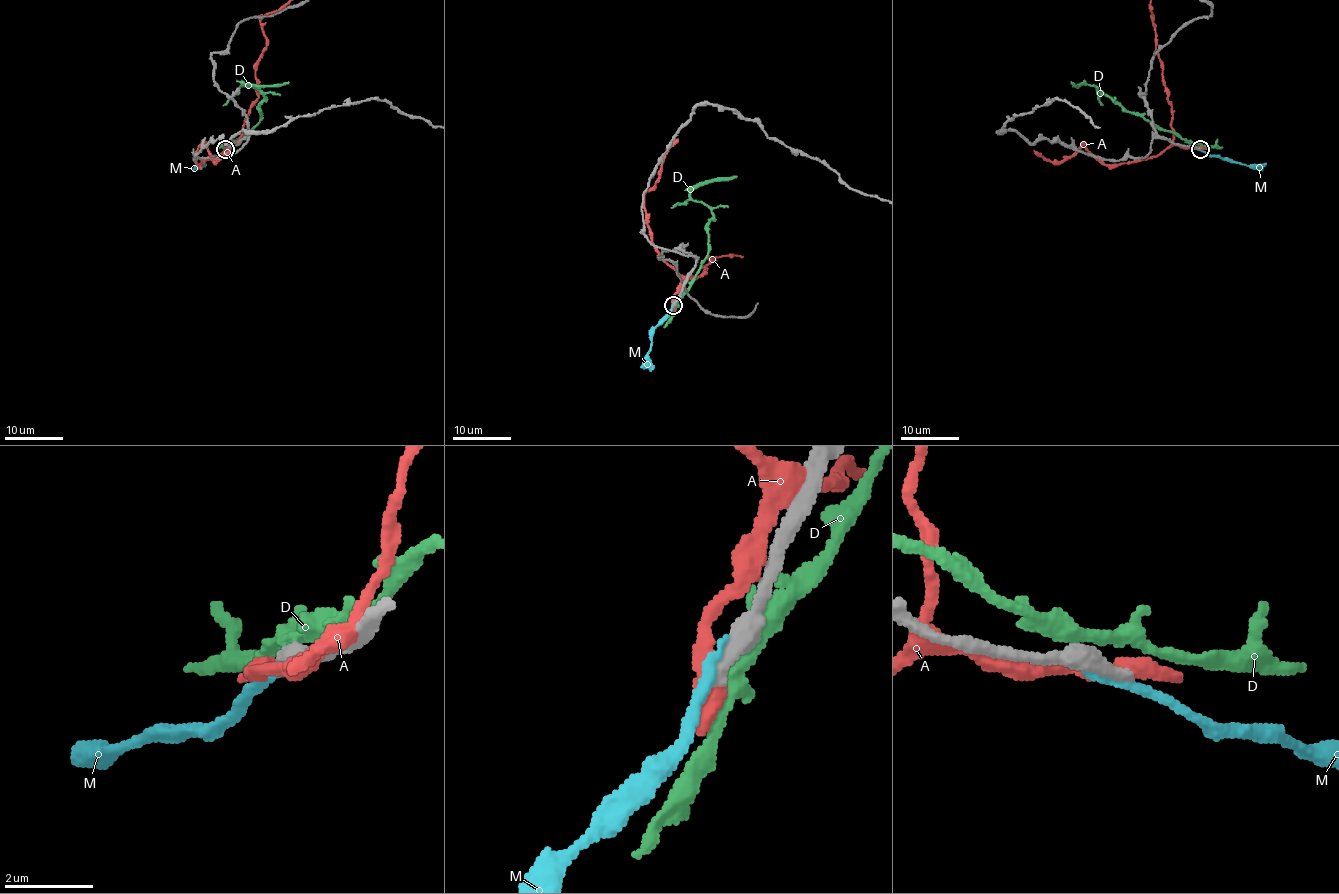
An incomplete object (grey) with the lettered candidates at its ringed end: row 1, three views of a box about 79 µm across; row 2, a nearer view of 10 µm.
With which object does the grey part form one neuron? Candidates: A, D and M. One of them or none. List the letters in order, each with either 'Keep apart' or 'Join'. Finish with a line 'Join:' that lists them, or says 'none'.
A: Keep apart
D: Keep apart
M: Keep apart
Join: none

